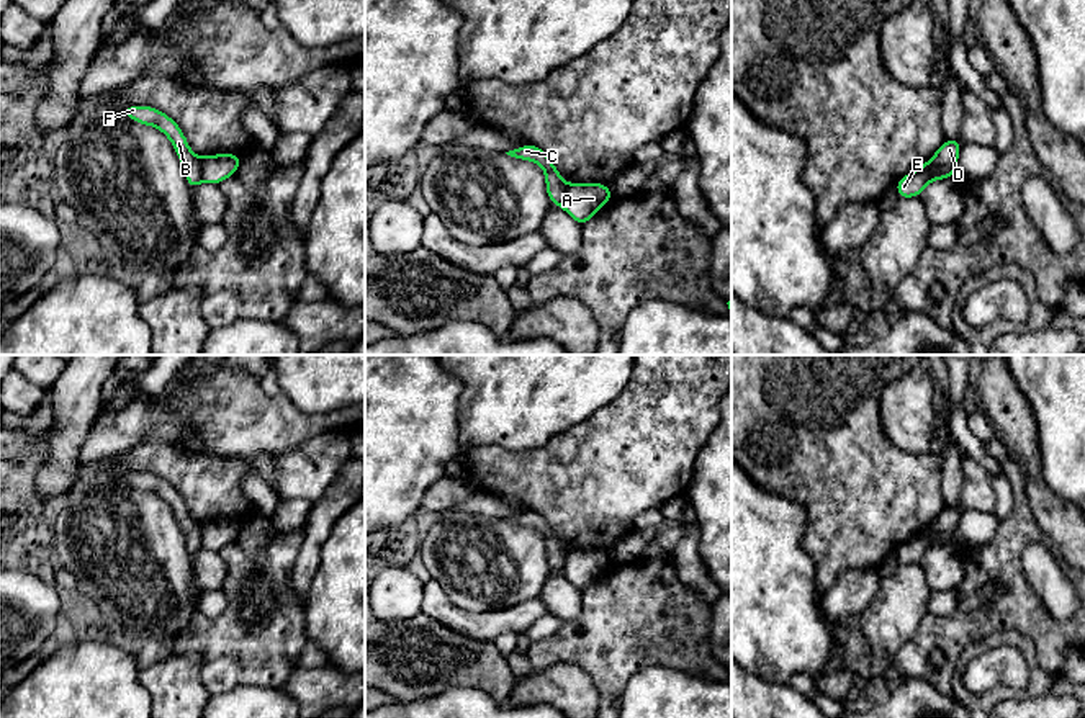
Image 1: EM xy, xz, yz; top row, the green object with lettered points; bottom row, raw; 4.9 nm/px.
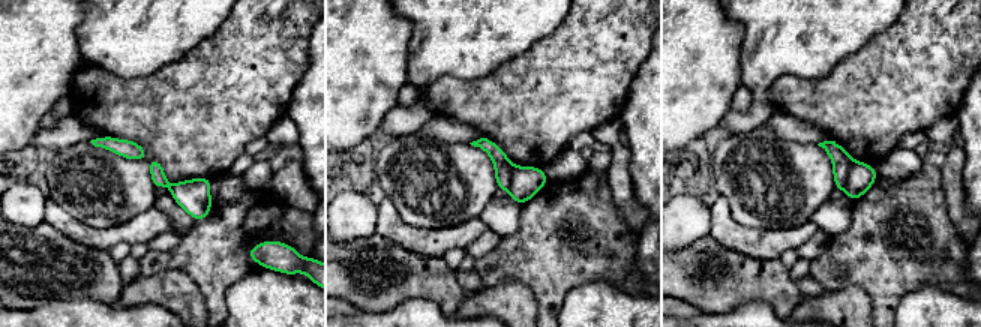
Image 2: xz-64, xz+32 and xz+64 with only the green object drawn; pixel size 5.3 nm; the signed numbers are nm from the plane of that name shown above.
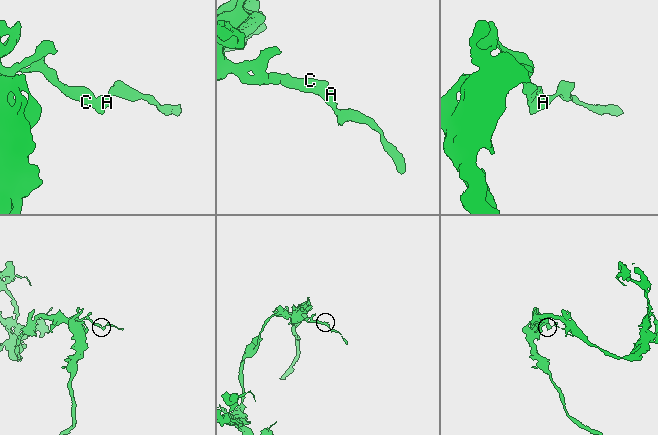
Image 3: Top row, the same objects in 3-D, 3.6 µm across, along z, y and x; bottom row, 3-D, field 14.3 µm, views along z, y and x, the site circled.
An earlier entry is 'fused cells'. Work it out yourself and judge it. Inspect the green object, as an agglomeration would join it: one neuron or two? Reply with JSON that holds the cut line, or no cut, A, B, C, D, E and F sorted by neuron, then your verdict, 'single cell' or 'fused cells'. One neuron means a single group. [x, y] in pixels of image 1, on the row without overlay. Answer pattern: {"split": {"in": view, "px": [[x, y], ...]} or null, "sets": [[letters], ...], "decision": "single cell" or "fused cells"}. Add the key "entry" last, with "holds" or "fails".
{"split": {"in": "xy", "px": [[200, 525], [200, 543], [203, 547]]}, "sets": [["A", "D"], ["B", "C", "E", "F"]], "decision": "fused cells", "entry": "holds"}

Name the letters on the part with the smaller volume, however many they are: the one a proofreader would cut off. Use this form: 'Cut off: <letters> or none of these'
Cut off: A, D

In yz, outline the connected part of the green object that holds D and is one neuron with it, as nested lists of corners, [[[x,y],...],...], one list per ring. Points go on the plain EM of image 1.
[[[946,505],[936,520],[925,530],[930,546],[954,545],[961,517],[959,505]]]

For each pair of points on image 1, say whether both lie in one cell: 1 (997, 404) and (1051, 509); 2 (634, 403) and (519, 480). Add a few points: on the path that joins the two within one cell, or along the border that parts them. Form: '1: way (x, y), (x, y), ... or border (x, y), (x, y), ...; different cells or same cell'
1: way (1017, 430), (1030, 460), (1035, 483); same cell
2: way (606, 430), (557, 480), (547, 480); same cell

